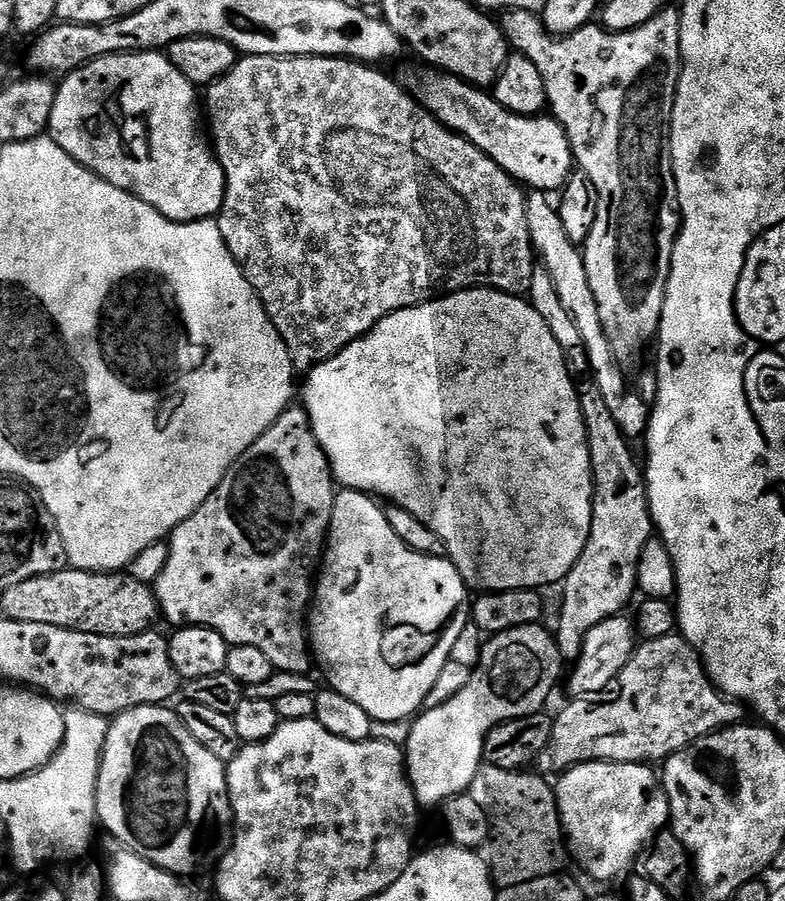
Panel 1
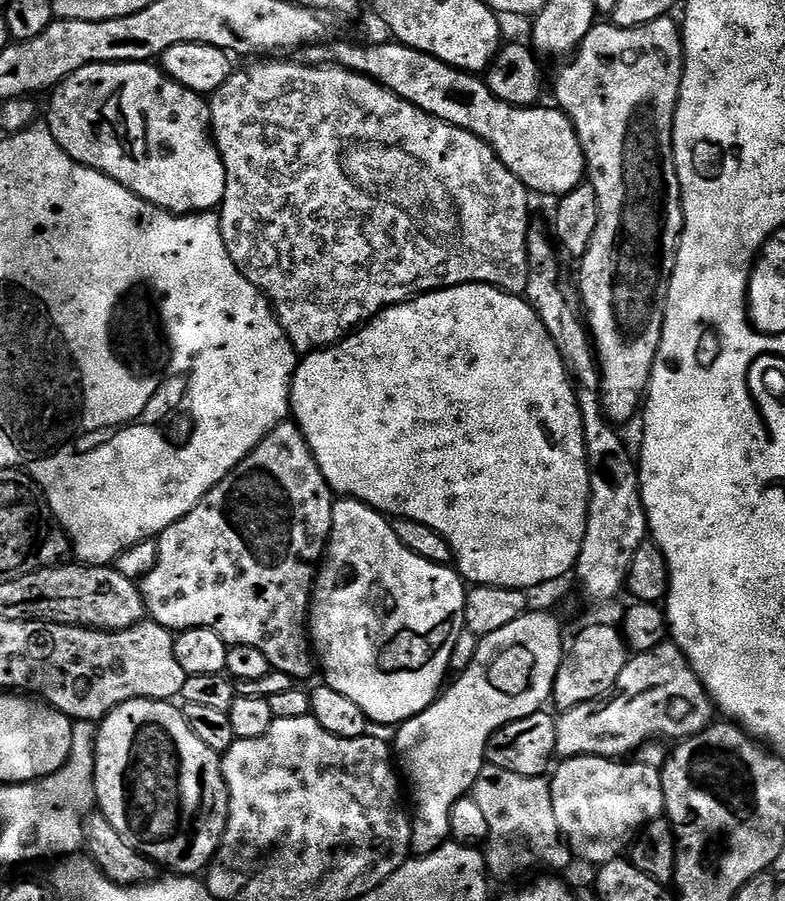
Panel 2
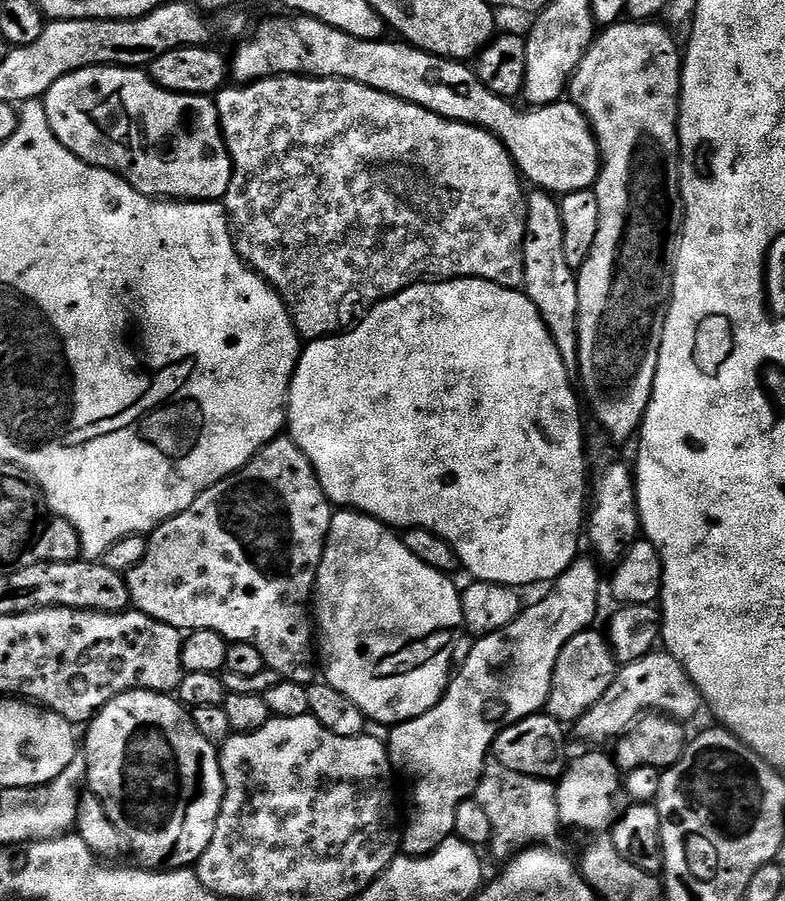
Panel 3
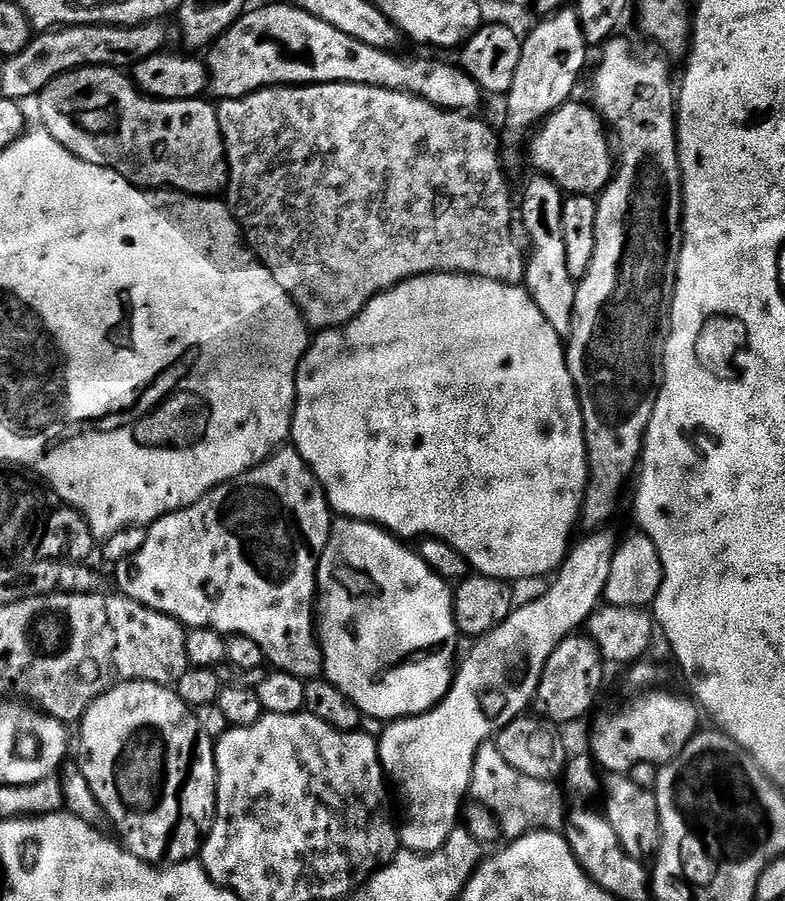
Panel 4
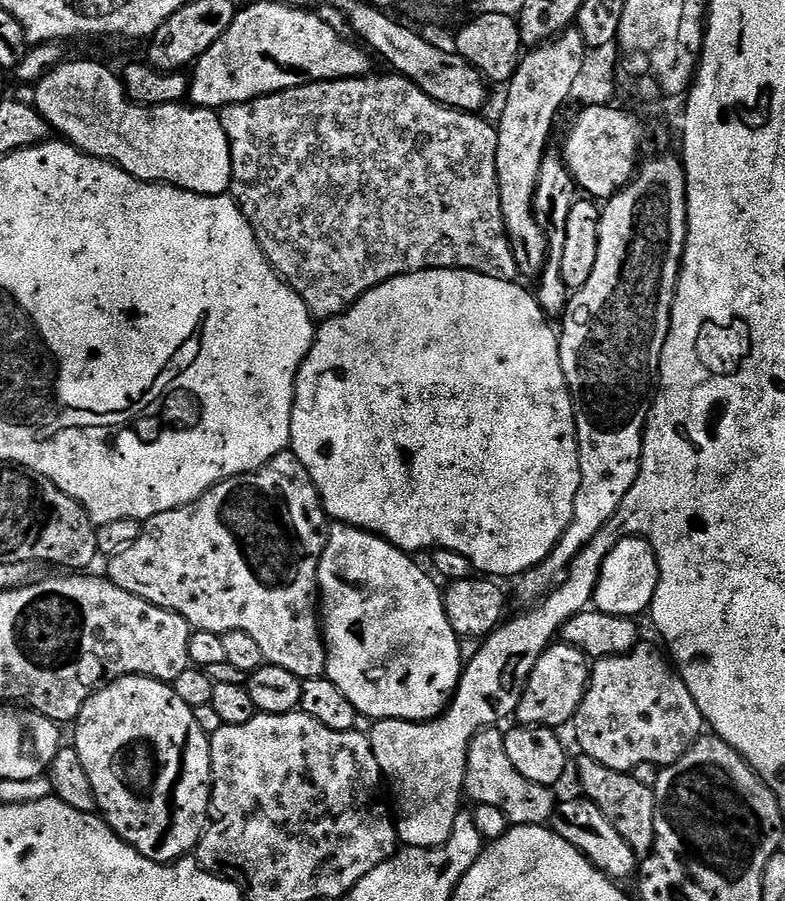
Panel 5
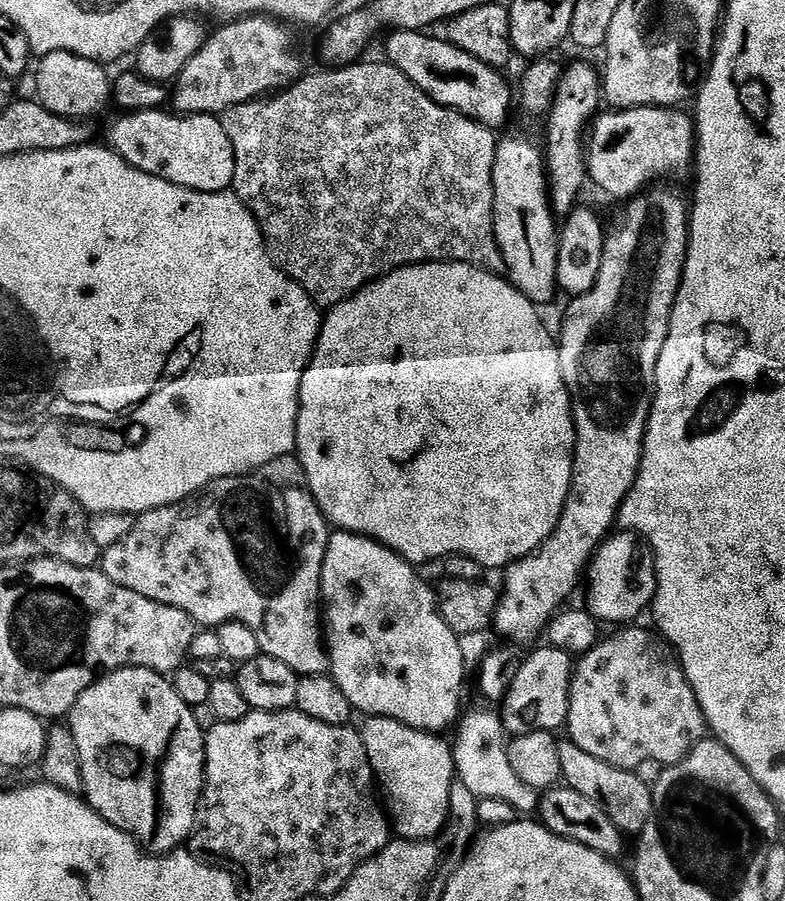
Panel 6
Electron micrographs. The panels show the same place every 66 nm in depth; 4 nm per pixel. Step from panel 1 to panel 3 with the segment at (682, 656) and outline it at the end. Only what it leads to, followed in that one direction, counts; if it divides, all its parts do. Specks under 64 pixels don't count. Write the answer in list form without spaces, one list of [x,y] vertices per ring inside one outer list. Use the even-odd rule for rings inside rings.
[[[657,650],[646,658],[638,658],[638,662],[623,665],[617,671],[610,690],[606,690],[606,694],[602,694],[602,698],[598,698],[598,702],[594,702],[594,706],[590,706],[586,714],[582,714],[582,718],[574,725],[574,731],[577,738],[585,740],[588,746],[604,746],[600,744],[606,743],[607,740],[615,741],[623,736],[645,714],[663,714],[673,720],[689,722],[688,720],[694,719],[699,714],[700,708],[702,709],[702,697],[694,686],[690,674],[686,674],[684,667],[667,650]]]

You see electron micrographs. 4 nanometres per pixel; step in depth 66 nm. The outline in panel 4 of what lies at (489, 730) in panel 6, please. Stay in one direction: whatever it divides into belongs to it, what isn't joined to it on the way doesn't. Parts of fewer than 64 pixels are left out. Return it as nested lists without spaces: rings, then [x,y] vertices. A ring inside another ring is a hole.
[[[494,742],[482,745],[474,758],[471,799],[495,814],[505,837],[515,838],[524,836],[527,832],[563,829],[566,807],[564,808],[564,796],[556,787],[555,783],[529,778],[519,770],[514,770],[514,766],[510,766],[510,762],[502,758]],[[543,788],[544,792],[540,792]]]

